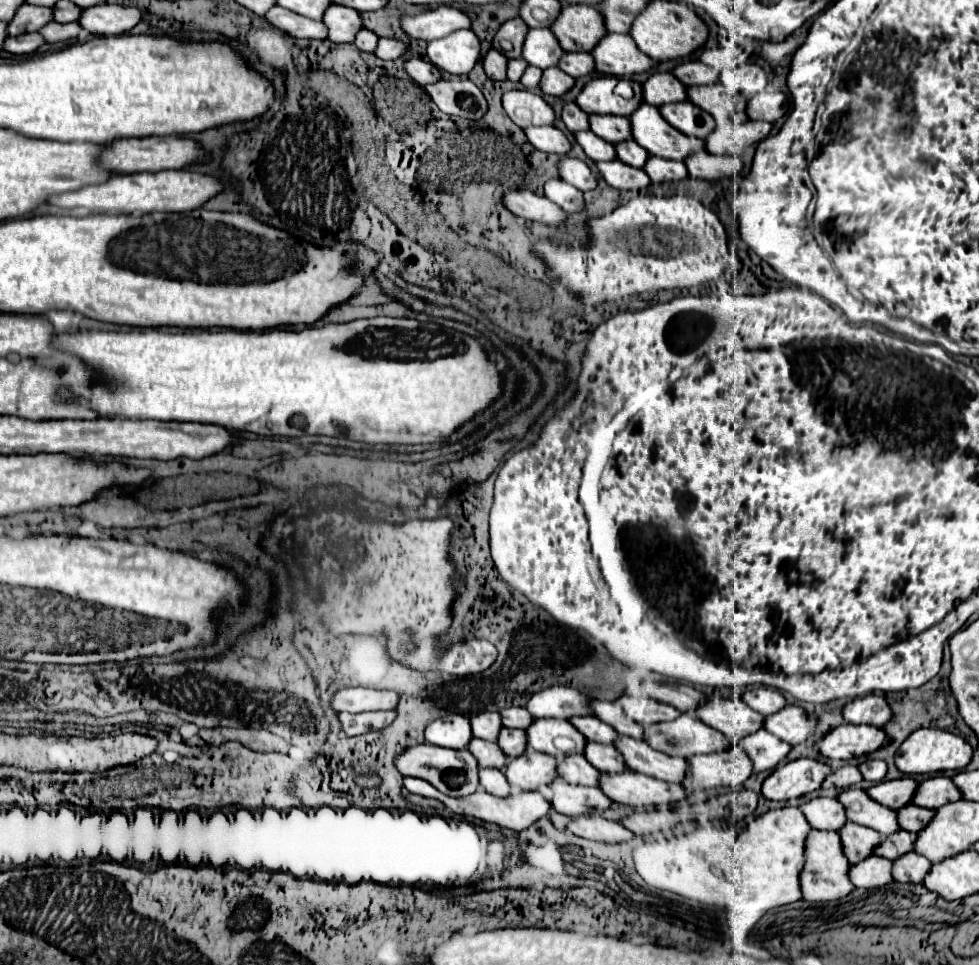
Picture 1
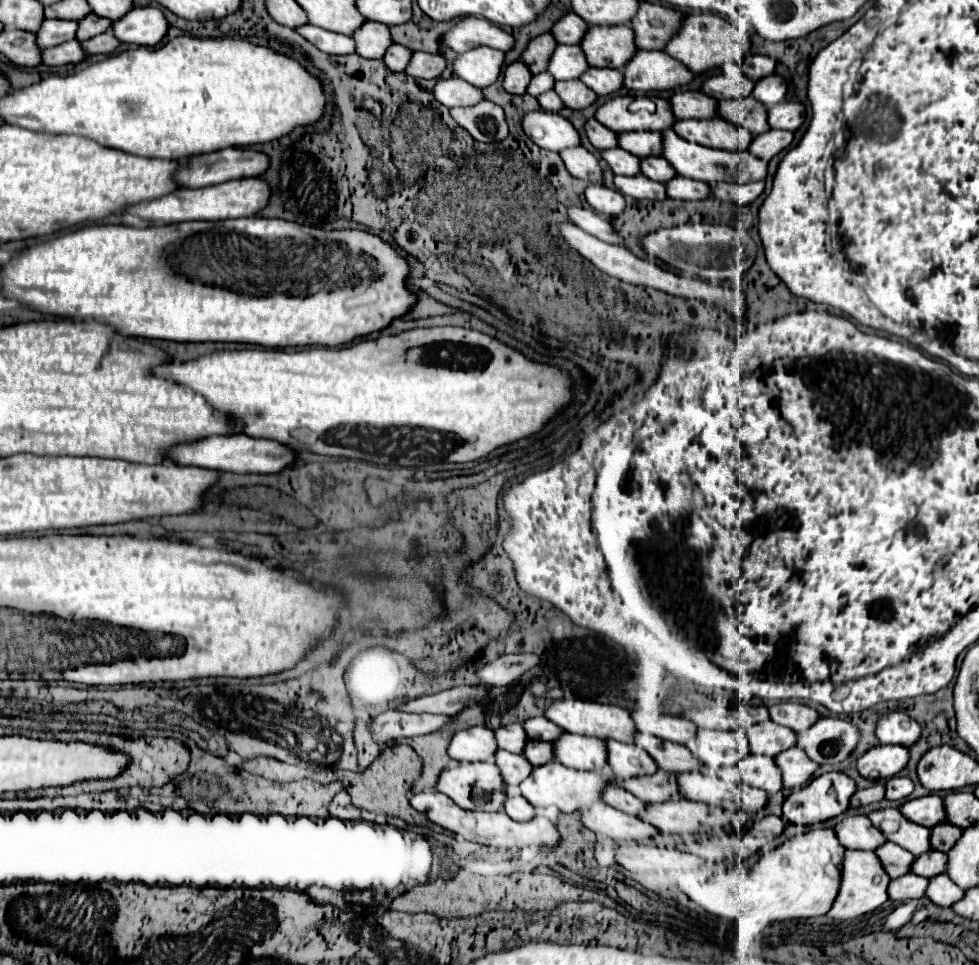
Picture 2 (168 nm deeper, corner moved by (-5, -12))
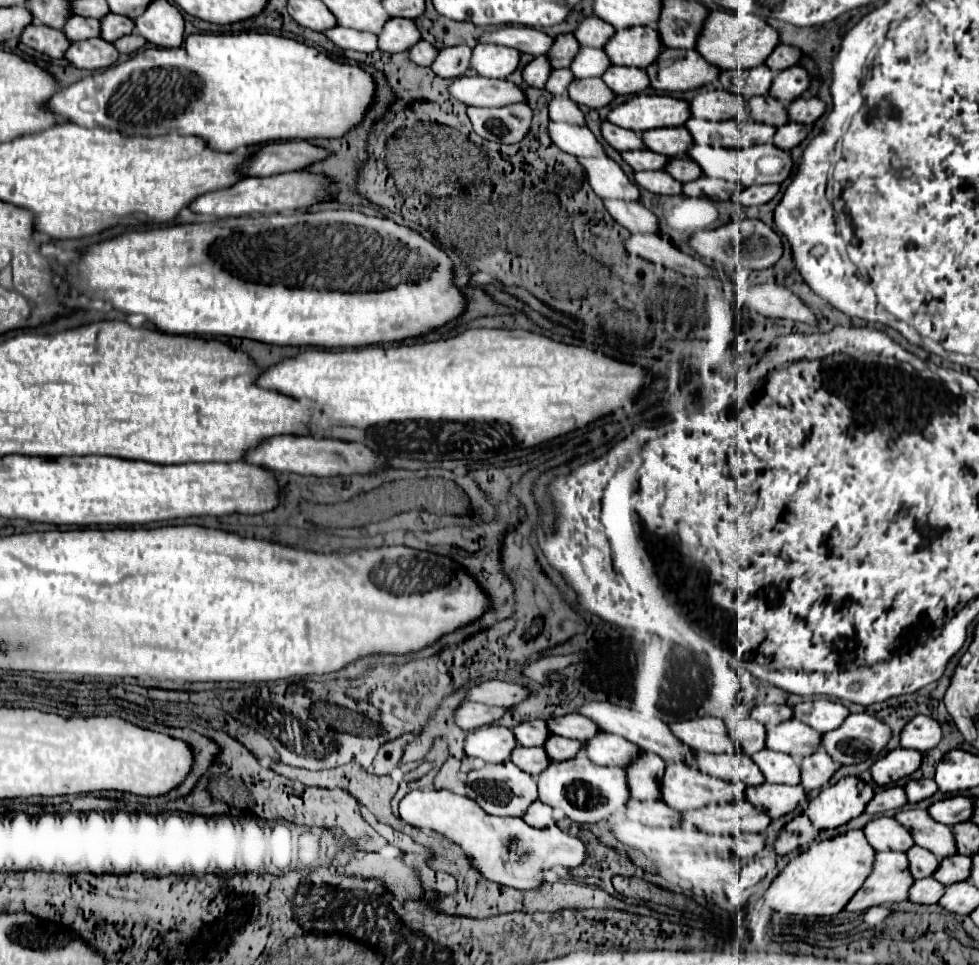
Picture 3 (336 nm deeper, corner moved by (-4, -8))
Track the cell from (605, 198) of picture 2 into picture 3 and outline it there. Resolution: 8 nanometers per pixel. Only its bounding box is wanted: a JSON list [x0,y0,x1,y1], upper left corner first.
[604,198,660,234]

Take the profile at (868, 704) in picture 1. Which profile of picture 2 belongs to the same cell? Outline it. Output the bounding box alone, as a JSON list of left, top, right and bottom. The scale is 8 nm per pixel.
[877,712,921,746]

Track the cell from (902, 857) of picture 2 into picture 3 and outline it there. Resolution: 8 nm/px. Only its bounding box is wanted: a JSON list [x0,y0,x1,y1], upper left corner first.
[906,846,938,878]

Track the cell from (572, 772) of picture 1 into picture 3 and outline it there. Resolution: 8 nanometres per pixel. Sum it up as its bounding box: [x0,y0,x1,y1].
[628,800,678,826]

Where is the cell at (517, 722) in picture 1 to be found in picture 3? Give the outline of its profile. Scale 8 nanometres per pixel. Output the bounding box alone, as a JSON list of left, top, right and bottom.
[546,714,598,742]

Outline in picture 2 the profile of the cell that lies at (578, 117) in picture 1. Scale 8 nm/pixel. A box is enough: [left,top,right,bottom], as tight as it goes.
[585,118,617,150]

